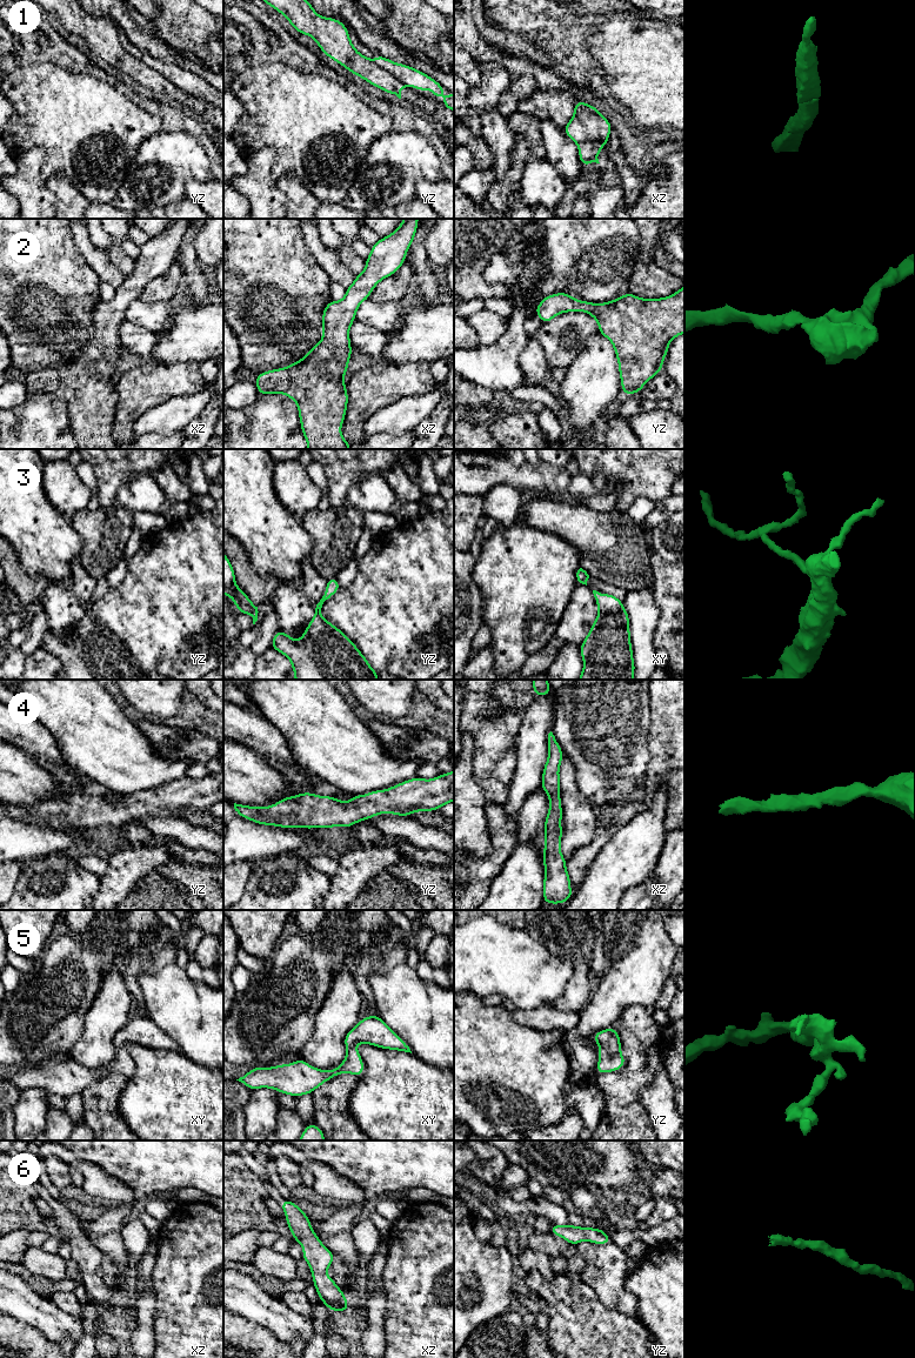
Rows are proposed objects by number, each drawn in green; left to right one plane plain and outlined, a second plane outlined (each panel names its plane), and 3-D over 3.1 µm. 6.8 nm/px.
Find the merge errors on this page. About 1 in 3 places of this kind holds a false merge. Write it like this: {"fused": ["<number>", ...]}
{"fused": ["1"]}

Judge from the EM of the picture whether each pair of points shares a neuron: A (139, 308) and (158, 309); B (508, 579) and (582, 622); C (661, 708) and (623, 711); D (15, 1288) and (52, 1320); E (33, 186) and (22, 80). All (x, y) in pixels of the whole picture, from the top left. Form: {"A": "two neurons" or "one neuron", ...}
{"A": "one neuron", "B": "two neurons", "C": "two neurons", "D": "one neuron", "E": "two neurons"}

